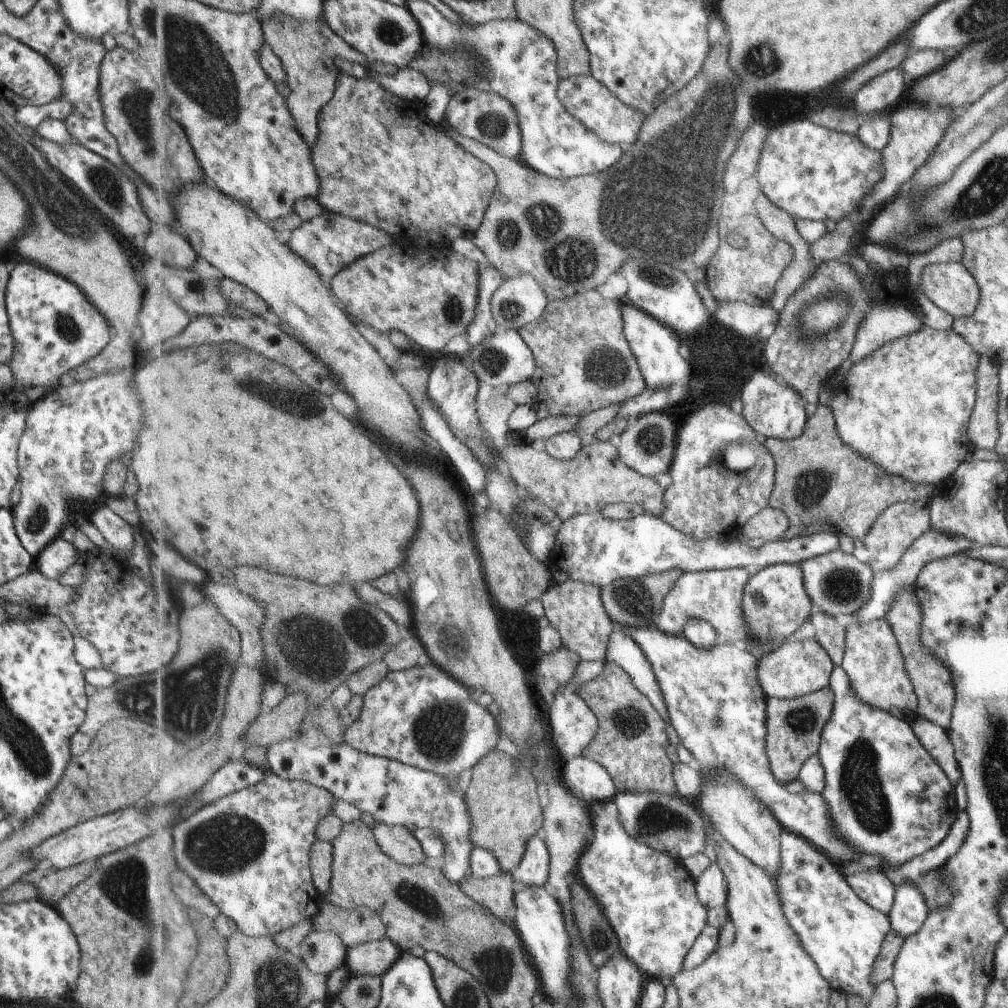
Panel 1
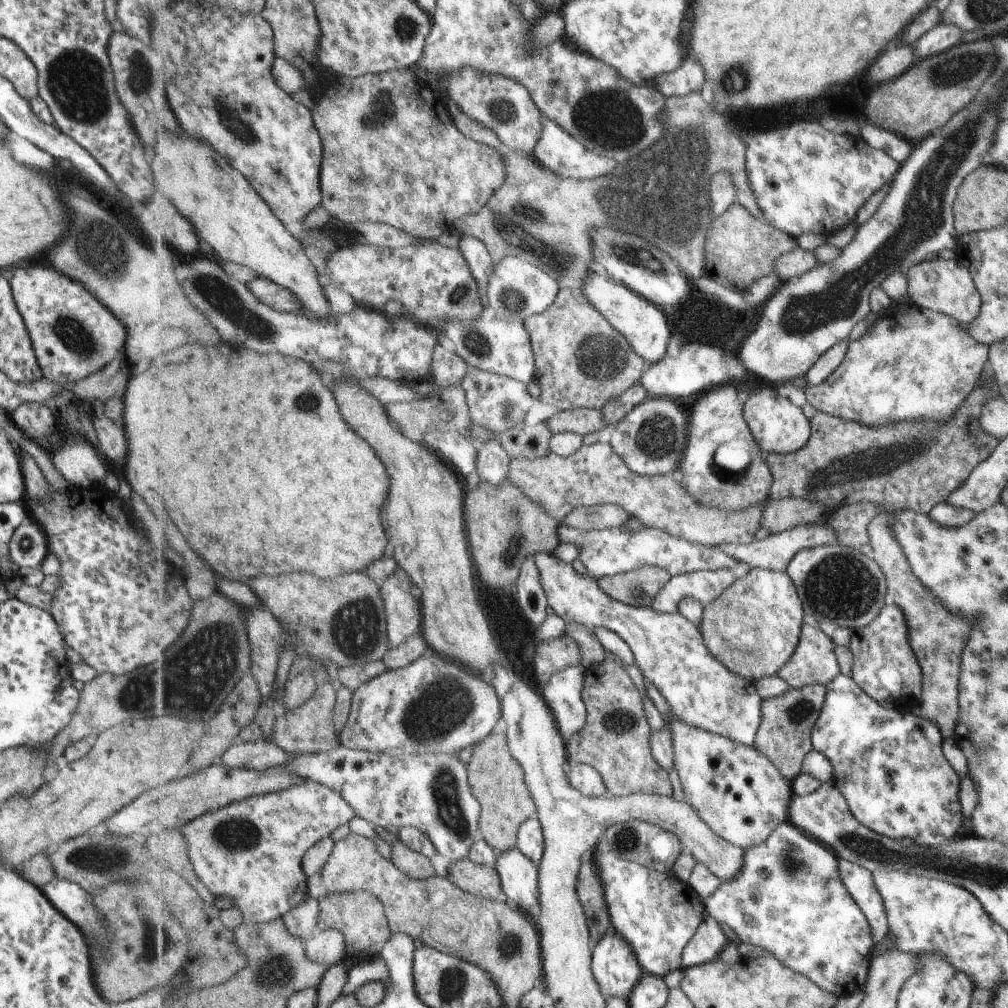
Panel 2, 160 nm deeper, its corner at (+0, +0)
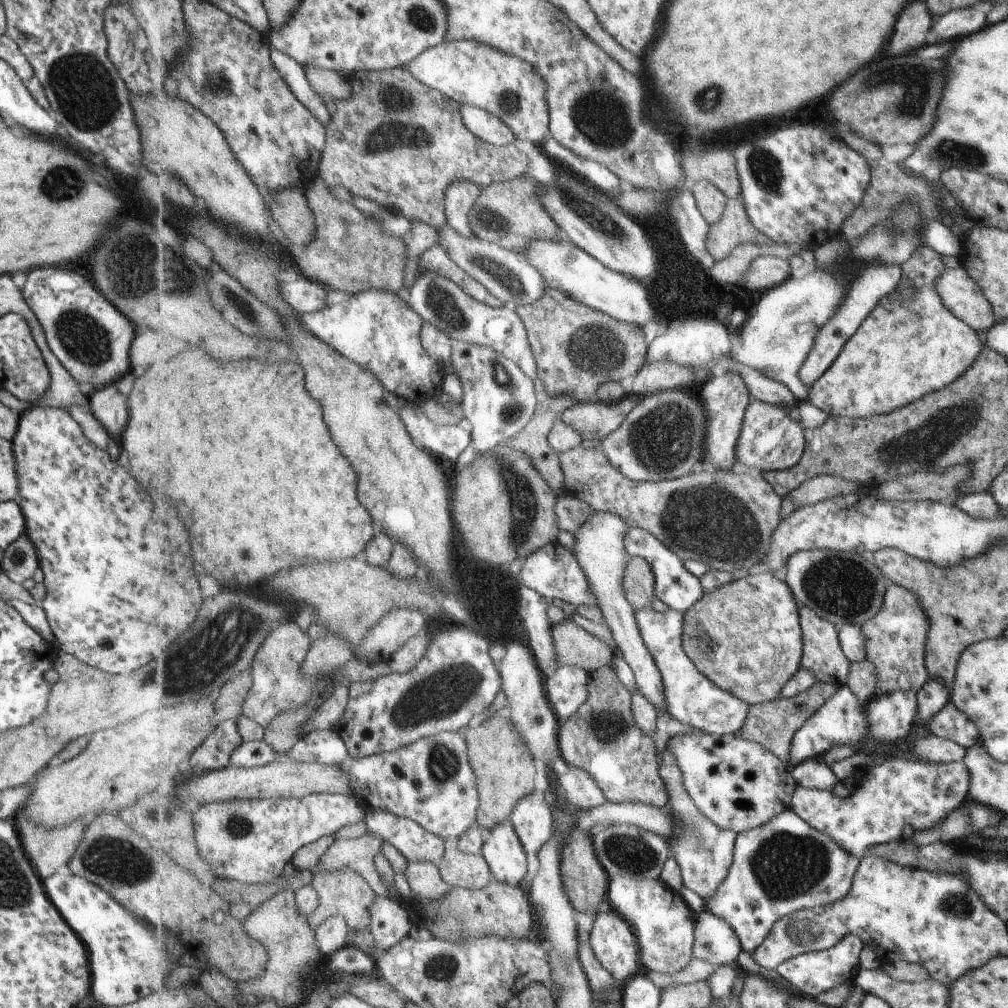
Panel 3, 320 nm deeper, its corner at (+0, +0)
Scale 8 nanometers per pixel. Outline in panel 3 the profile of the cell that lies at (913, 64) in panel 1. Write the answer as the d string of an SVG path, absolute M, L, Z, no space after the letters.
M977 6L953 9L942 15L935 16L931 30L935 32L937 40L955 40L963 34L977 32L985 22L986 10Z

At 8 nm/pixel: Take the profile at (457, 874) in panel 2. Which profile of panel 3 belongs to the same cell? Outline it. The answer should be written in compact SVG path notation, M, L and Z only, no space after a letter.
M455 844L447 848L440 868L443 879L456 888L484 889L495 879L482 855L462 852Z

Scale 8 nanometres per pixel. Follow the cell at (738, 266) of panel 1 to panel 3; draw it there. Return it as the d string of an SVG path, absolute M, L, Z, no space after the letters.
M731 198L727 202L727 210L725 210L725 222L719 226L711 225L709 236L707 237L707 246L709 252L714 256L716 261L722 261L728 257L737 246L741 243L771 243L773 242L766 234L763 234L751 221L747 214L746 206L741 198Z

